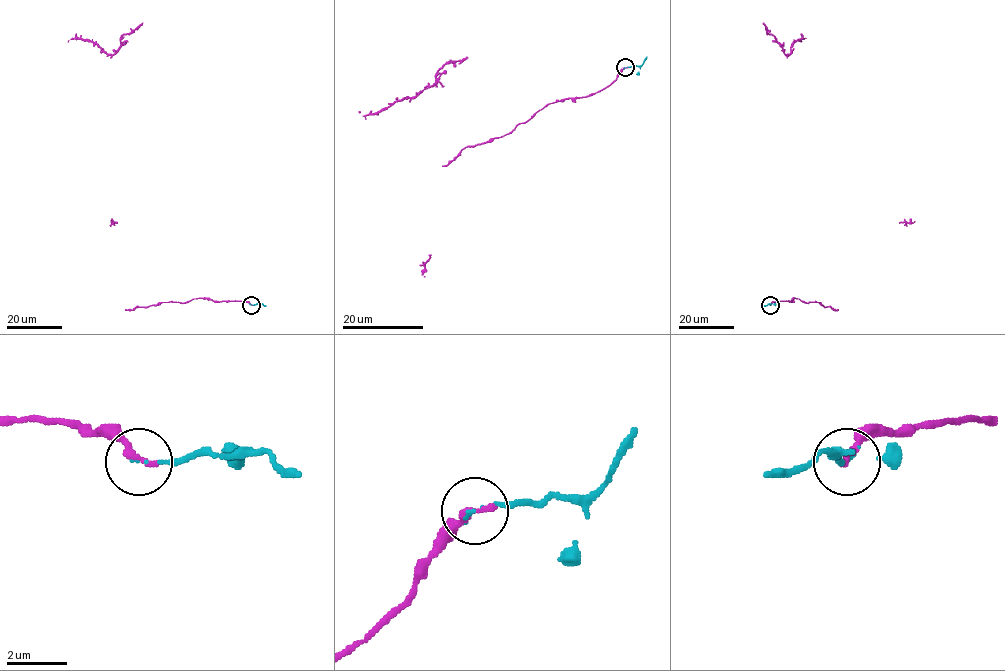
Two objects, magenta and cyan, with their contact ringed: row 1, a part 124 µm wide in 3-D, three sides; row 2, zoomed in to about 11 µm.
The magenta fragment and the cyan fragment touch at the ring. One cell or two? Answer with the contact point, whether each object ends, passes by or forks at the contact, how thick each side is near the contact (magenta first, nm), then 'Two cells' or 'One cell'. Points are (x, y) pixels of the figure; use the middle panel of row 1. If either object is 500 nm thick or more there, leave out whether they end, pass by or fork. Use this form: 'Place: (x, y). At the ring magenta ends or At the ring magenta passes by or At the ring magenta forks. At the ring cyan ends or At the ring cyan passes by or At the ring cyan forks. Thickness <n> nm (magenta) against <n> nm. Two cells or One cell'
Place: (625, 67). At the ring magenta ends. At the ring cyan ends. Thickness 280 nm (magenta) against 70 nm. One cell

